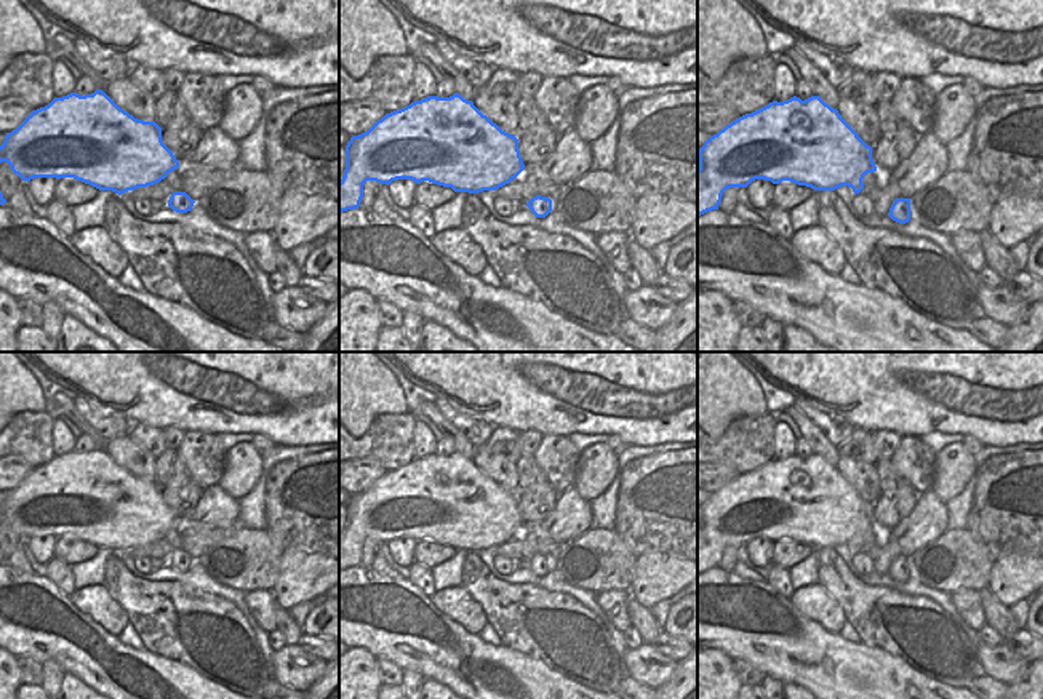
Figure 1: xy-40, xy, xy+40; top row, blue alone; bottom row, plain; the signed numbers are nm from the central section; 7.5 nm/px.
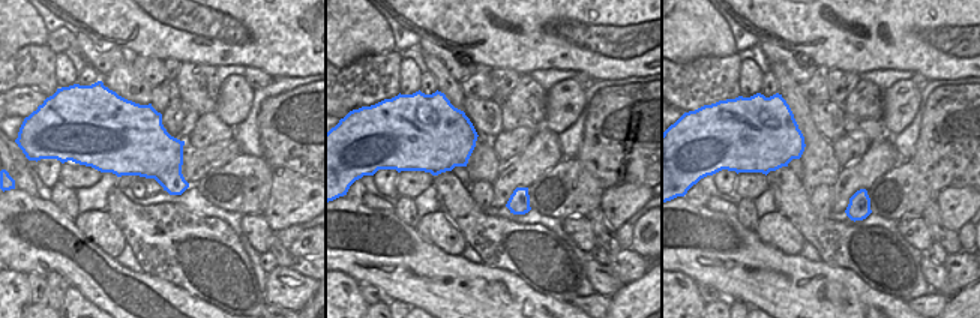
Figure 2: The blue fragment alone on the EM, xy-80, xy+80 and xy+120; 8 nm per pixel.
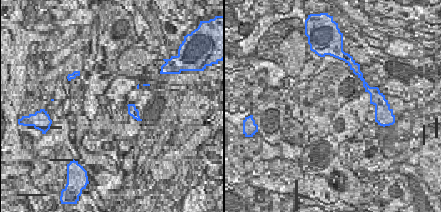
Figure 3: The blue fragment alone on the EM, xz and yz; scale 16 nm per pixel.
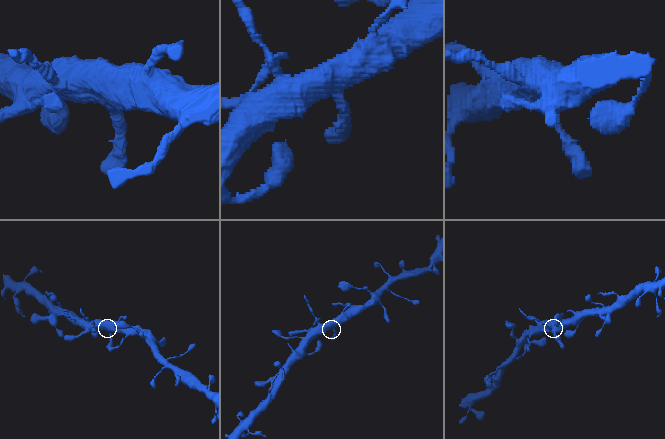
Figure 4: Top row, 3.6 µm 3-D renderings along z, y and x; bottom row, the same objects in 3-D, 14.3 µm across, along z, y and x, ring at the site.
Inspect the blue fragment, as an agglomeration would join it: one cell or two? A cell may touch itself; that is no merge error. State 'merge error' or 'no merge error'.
no merge error

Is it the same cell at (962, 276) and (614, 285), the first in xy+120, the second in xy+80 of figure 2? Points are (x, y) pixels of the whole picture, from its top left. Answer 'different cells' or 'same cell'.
different cells

